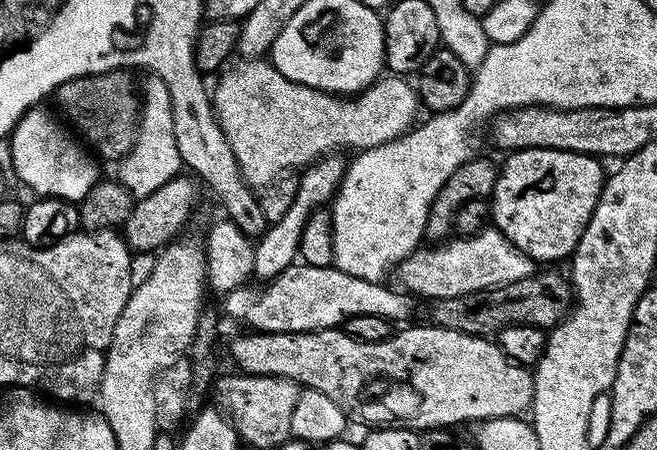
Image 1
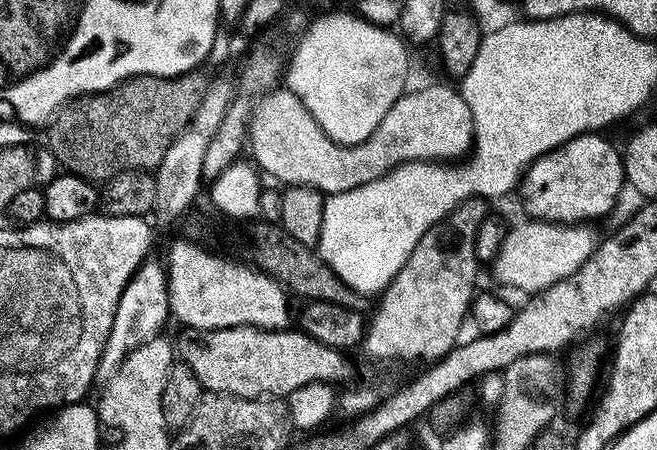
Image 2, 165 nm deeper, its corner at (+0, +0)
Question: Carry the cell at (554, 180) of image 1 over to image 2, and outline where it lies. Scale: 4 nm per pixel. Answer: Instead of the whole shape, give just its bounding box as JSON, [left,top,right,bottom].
[518,134,625,224]

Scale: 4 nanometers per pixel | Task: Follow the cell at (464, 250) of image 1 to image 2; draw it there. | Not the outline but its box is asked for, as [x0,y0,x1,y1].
[491,219,597,294]

